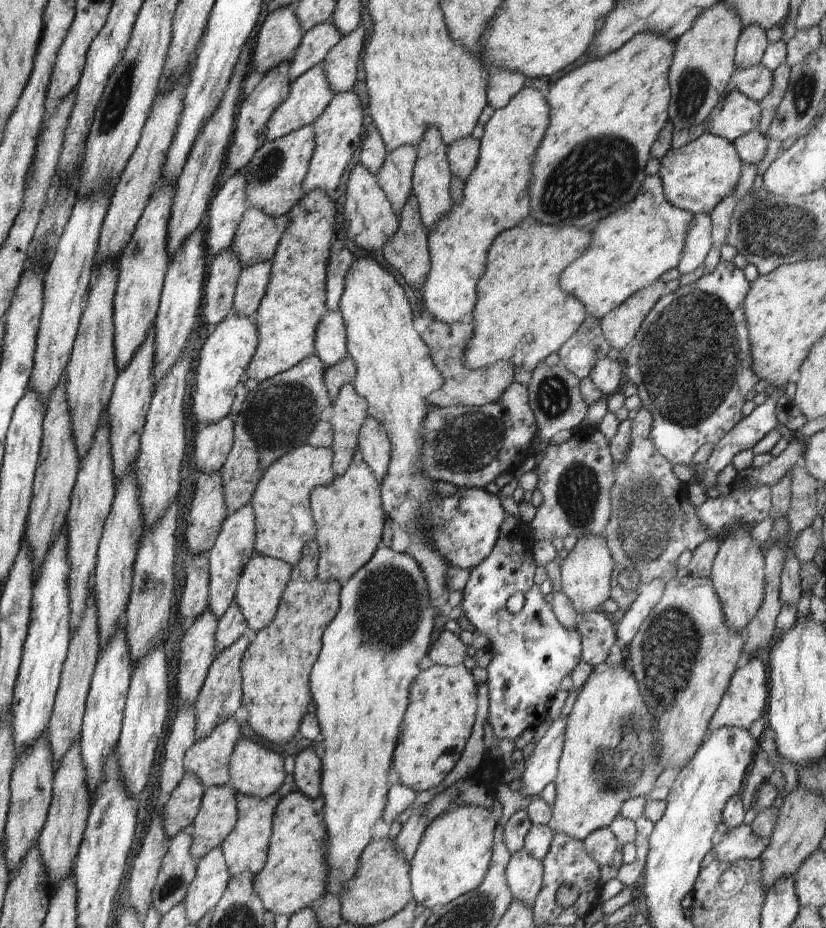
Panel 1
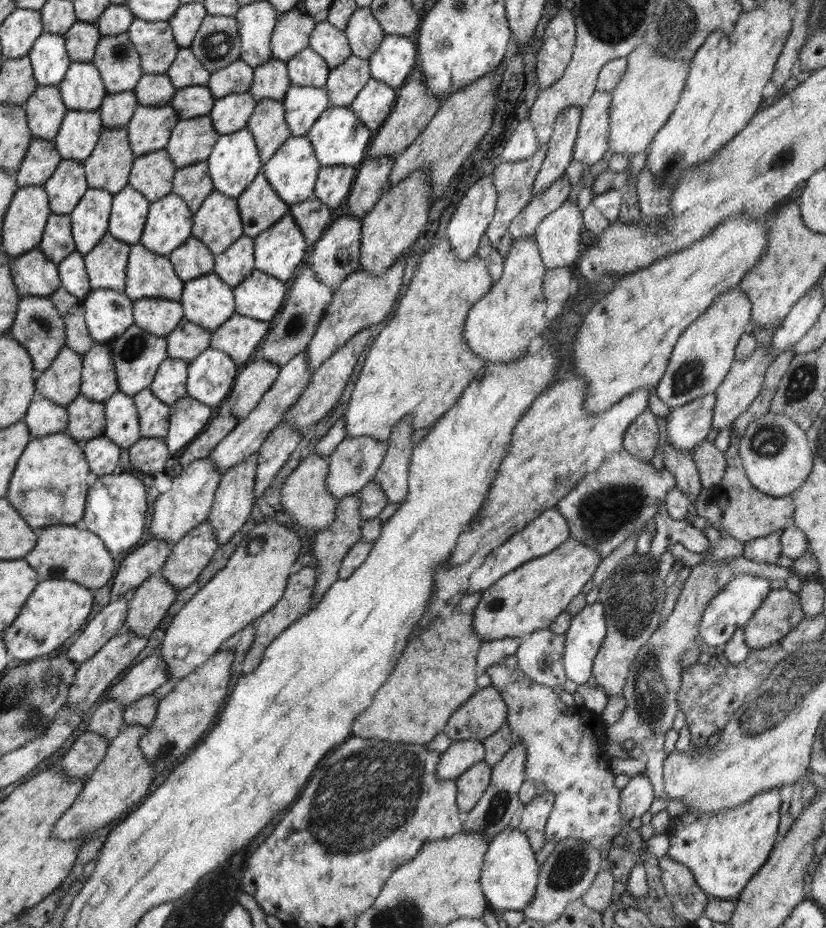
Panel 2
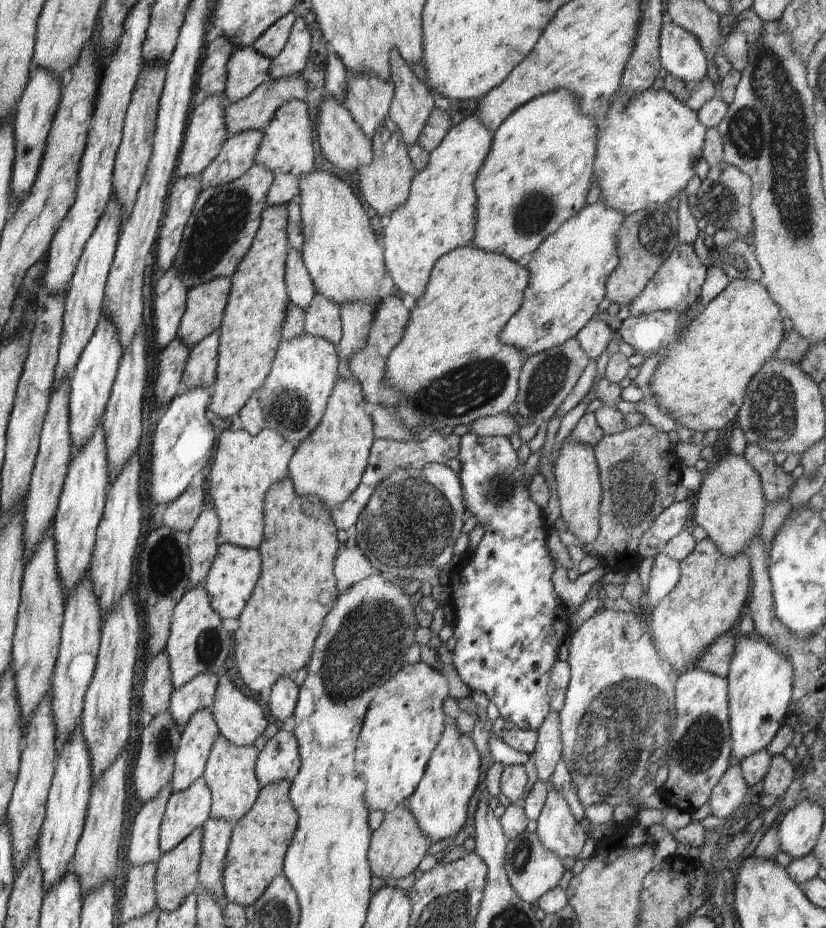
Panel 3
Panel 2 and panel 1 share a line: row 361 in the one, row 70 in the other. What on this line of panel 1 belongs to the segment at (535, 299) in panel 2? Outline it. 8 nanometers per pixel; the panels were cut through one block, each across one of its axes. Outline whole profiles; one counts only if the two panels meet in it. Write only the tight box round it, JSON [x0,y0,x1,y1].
[487,68,526,109]

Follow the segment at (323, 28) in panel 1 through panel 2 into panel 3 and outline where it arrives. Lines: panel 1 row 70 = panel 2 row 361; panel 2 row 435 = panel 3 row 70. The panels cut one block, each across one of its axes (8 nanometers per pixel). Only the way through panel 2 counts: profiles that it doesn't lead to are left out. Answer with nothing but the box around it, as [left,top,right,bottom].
[225,48,272,103]

